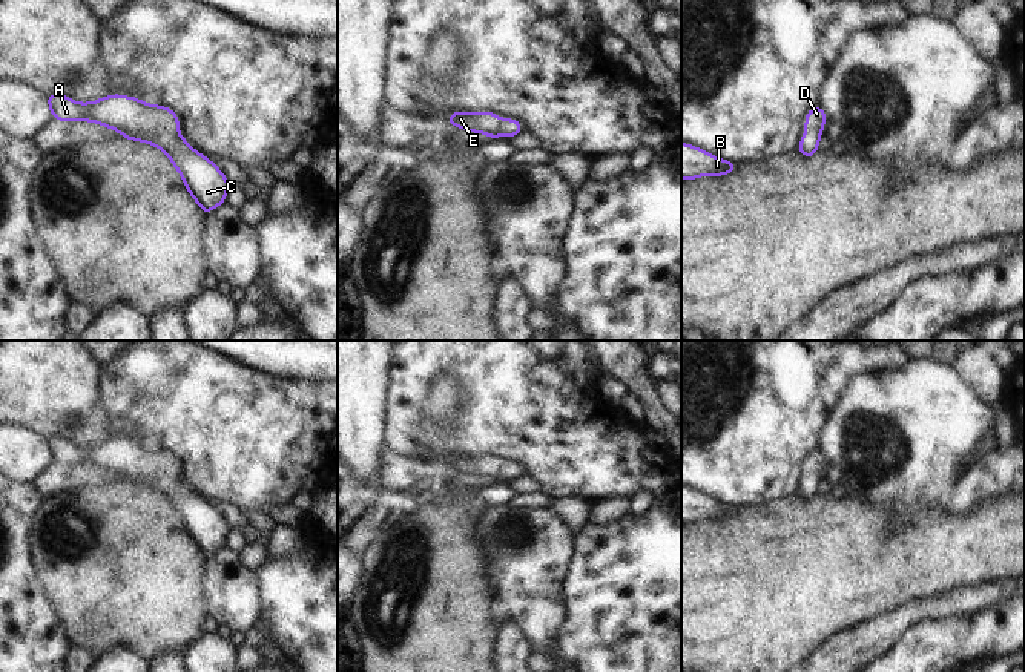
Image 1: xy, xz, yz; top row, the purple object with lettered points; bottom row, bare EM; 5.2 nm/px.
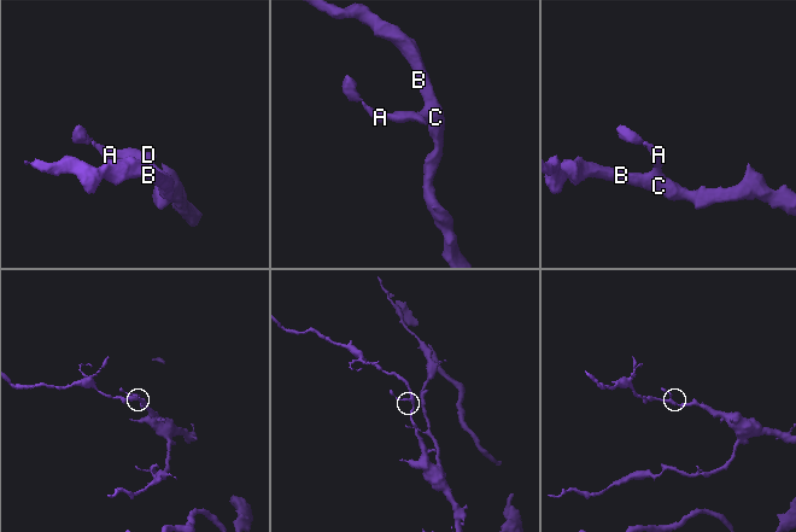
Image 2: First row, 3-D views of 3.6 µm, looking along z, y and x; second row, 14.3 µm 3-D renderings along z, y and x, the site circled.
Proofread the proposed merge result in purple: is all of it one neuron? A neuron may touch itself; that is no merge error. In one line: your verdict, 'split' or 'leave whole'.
leave whole

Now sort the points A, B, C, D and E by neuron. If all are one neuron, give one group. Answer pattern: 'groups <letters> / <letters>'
groups A B C D E

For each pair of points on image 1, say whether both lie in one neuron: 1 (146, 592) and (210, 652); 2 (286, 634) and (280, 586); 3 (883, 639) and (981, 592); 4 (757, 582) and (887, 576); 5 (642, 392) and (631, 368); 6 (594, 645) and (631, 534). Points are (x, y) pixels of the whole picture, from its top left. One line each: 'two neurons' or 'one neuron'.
1: two neurons
2: one neuron
3: one neuron
4: one neuron
5: one neuron
6: one neuron

